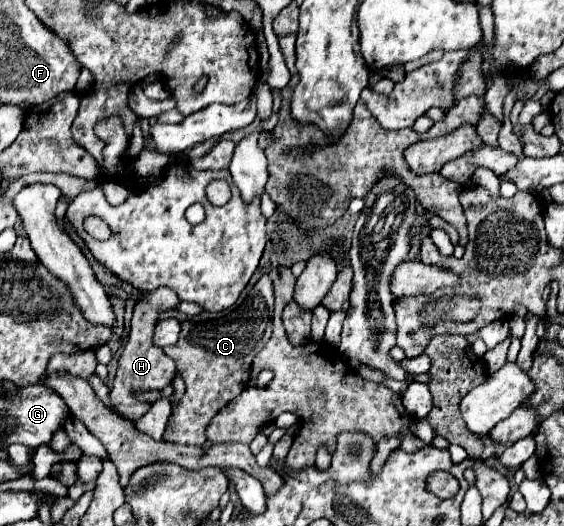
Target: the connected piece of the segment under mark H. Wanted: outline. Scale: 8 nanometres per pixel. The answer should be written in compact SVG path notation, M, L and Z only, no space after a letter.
M156 289L154 293L146 295L146 299L142 303L138 303L138 307L134 309L132 315L132 327L130 327L130 335L128 335L128 343L118 359L118 371L116 371L116 379L112 381L112 389L110 389L110 399L112 405L130 421L136 421L138 415L146 413L150 409L150 403L142 403L132 395L132 389L152 389L154 385L162 385L162 389L172 383L174 375L176 375L176 367L174 361L168 359L164 355L164 351L160 347L154 347L152 343L152 327L156 323L156 315L158 311L166 311L172 309L174 305L178 305L180 301L176 299L174 291L168 289Z

